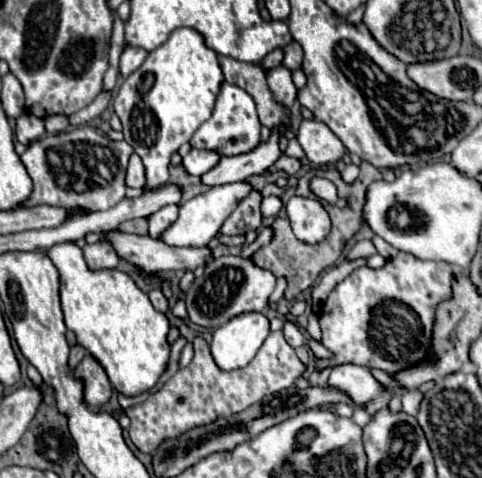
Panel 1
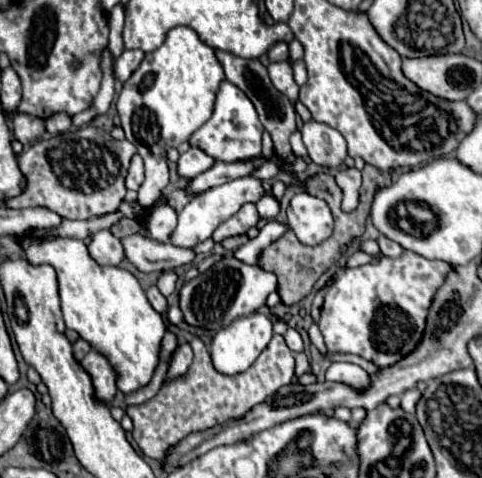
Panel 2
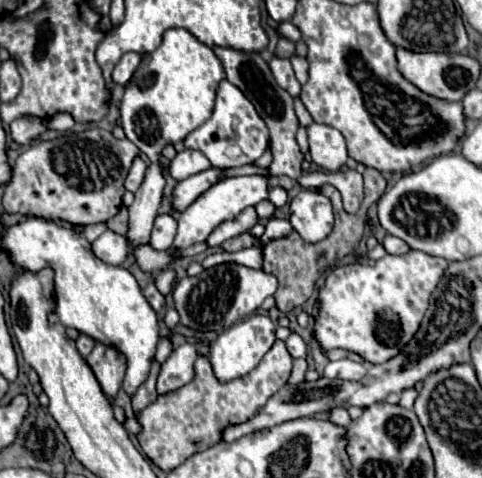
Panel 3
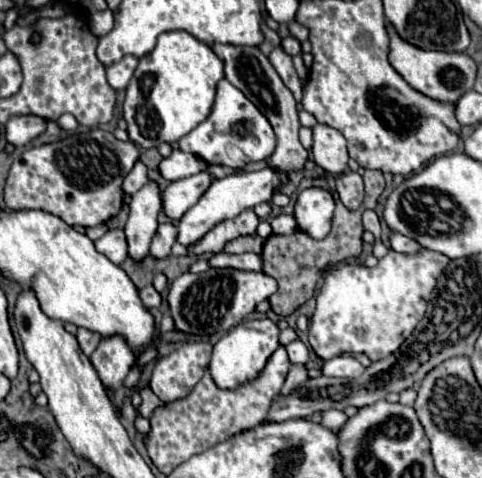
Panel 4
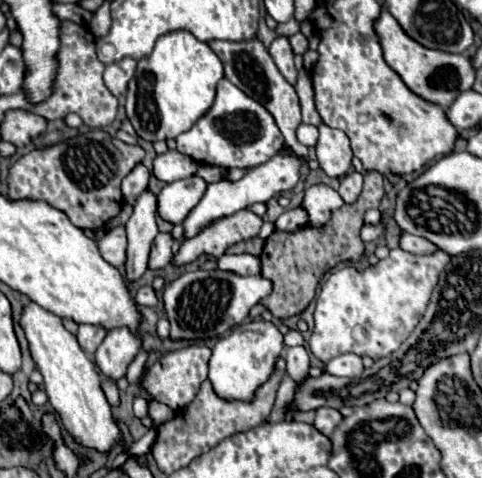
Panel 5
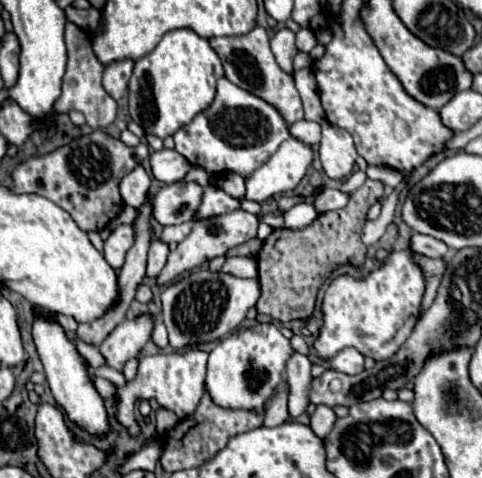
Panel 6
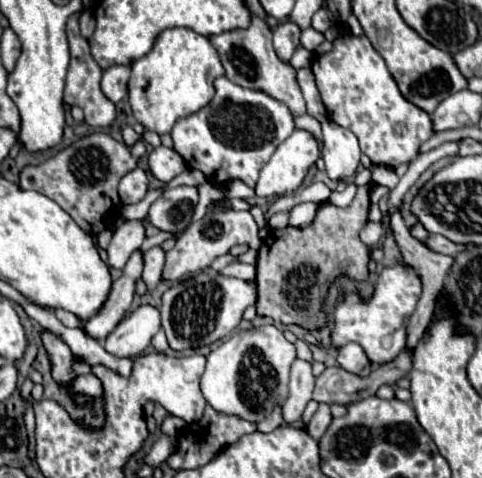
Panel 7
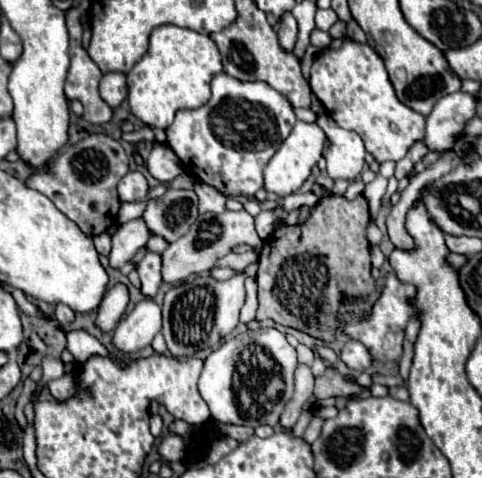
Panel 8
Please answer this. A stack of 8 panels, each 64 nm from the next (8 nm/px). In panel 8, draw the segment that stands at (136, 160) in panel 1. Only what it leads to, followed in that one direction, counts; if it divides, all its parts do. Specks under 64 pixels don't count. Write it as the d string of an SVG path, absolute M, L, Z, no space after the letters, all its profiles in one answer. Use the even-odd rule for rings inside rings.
M138 170L128 172L118 184L118 194L120 194L122 202L140 202L140 200L144 200L146 194L148 194L148 182L146 182L144 174L138 172Z

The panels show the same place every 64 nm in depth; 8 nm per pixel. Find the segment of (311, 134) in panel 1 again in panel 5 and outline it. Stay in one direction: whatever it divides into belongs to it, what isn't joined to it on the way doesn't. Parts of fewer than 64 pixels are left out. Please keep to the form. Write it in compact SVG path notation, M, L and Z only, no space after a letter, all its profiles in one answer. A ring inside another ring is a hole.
M326 124L318 126L318 142L316 142L316 158L322 166L322 170L328 176L342 178L350 170L352 162L352 150L350 140L342 130L334 130Z

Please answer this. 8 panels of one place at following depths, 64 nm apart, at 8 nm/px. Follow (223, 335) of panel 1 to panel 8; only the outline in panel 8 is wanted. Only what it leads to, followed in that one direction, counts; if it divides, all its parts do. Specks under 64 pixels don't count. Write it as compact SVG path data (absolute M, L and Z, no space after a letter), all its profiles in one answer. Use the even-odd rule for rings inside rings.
M276 328L248 330L224 342L204 360L198 390L210 408L214 420L228 424L276 426L278 418L294 392L296 350Z

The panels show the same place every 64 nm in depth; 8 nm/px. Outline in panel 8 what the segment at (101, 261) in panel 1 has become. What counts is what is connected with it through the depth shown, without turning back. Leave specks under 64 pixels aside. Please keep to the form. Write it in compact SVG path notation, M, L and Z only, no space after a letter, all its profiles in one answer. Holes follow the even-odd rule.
M142 218L120 224L116 234L112 236L112 250L110 250L110 256L108 256L110 266L112 268L122 268L128 260L132 260L132 256L142 246L146 246L148 238L150 238L150 232L148 232Z

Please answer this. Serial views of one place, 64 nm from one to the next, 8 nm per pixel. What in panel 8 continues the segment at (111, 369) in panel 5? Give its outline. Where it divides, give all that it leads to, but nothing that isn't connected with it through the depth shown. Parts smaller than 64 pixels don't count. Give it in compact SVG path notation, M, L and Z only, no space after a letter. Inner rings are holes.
M142 300L126 314L112 334L112 346L120 354L134 354L150 346L152 338L162 330L162 310L154 300Z

